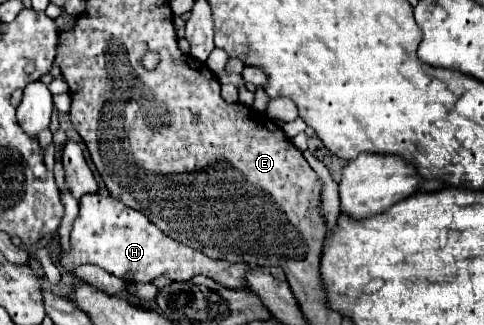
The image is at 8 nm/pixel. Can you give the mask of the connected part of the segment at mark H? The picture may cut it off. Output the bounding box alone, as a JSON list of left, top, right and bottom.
[60,193,252,289]

